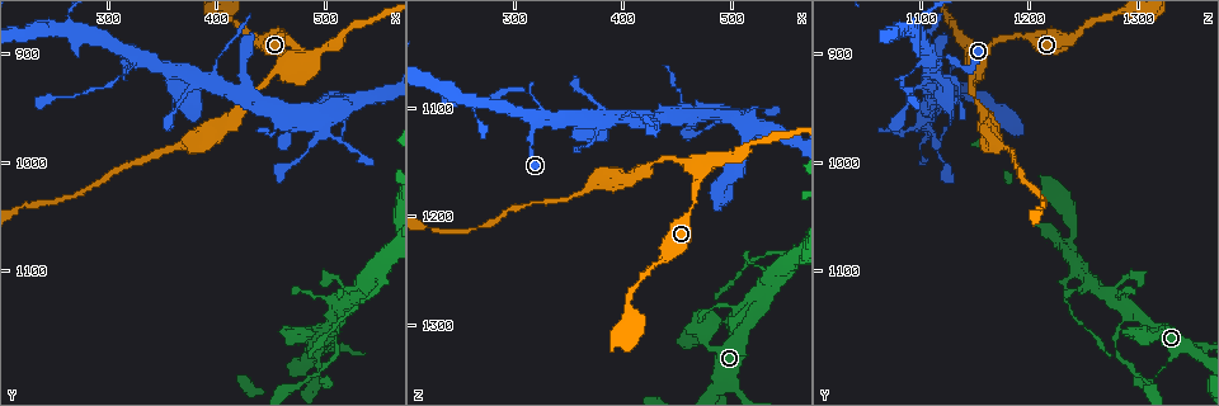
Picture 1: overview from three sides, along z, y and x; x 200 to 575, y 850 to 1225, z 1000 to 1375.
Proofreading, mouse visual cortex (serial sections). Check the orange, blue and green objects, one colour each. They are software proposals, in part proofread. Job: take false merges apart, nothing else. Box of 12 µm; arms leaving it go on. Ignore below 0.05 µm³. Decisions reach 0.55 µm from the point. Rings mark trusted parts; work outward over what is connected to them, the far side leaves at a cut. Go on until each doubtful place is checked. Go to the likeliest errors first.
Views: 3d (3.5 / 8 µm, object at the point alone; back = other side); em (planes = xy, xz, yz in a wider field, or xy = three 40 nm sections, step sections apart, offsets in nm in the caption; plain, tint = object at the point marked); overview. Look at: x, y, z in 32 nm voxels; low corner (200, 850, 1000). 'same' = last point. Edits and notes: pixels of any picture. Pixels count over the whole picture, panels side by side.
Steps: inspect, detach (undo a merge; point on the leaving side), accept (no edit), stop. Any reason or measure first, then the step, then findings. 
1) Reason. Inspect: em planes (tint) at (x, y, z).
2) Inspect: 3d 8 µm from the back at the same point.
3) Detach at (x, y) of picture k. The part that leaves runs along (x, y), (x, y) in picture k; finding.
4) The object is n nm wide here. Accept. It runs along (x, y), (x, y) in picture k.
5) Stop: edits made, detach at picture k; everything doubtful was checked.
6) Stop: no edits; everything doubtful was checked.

Narrows sharply. Inspect: em xy step 5 (tint) at (316, 902, 1114).

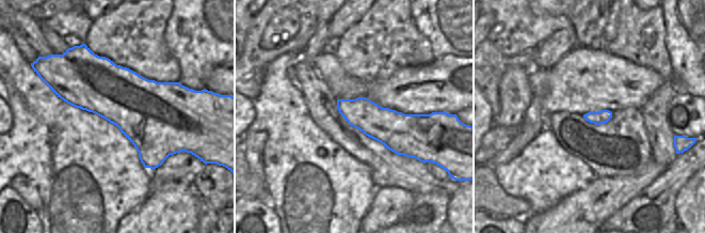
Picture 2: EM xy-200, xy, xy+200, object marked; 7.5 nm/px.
Inspect: 3d 3.5 µm at the same point.

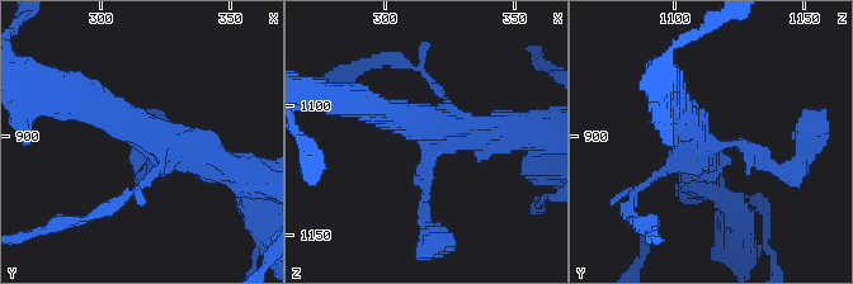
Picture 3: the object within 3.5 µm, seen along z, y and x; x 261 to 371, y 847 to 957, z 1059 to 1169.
Accept. One cell here.

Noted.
Inspect: 3d 3.5 µm at (314, 920, 1086).

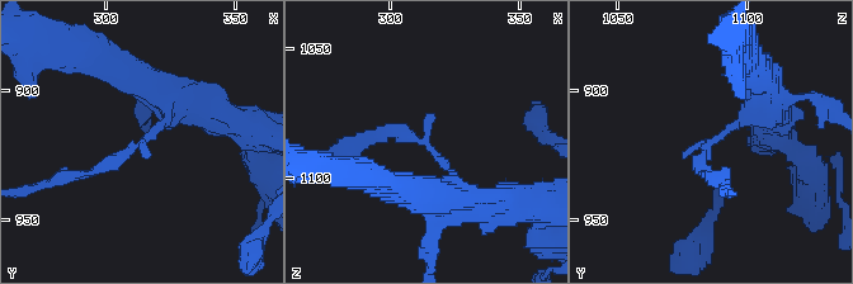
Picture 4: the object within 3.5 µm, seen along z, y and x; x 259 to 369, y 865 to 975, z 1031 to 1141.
The arms are 150, 200 nm wide; shape alone is not enough. Inspect: em xy step 2 (tint) at (311, 921, 1086).

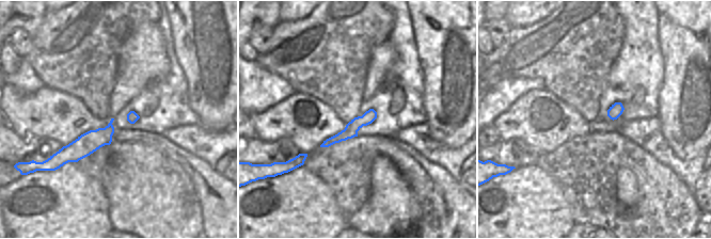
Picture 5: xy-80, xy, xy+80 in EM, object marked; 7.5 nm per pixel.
Another direction. Inspect: em planes (tint) at the same point.

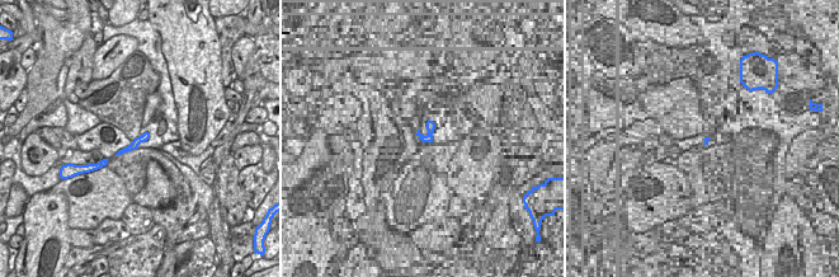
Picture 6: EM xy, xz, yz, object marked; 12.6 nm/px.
Detach at (103, 166) of picture 4. The part that leaves runs along (136, 145), (93, 173), (34, 188) in picture 4; a second cell is stuck on.

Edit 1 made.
Thin arm on a thick one. Inspect: em xy step 1 (tint) at (548, 1102, 1242).

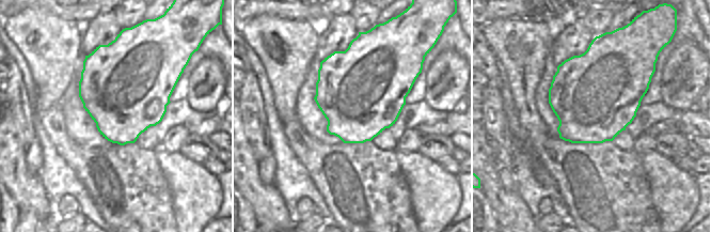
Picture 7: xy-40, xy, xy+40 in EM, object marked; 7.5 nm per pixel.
Wider look. Inspect: 3d 3.5 µm at the same point.

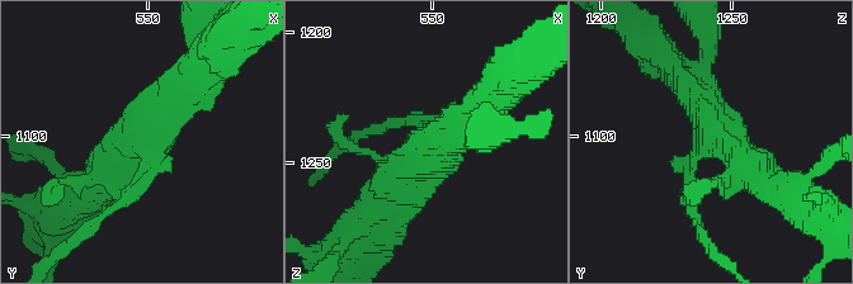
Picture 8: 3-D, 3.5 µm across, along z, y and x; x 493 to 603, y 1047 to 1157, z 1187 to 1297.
3 arms meet here. Detach at (397, 123) of picture 8. The part that leaves runs along (147, 159), (136, 190), (70, 241) in picture 8; two cells meet here.

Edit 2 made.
Stop: edits made, detach at picture 4, detach at picture 8; everything doubtful was checked.

